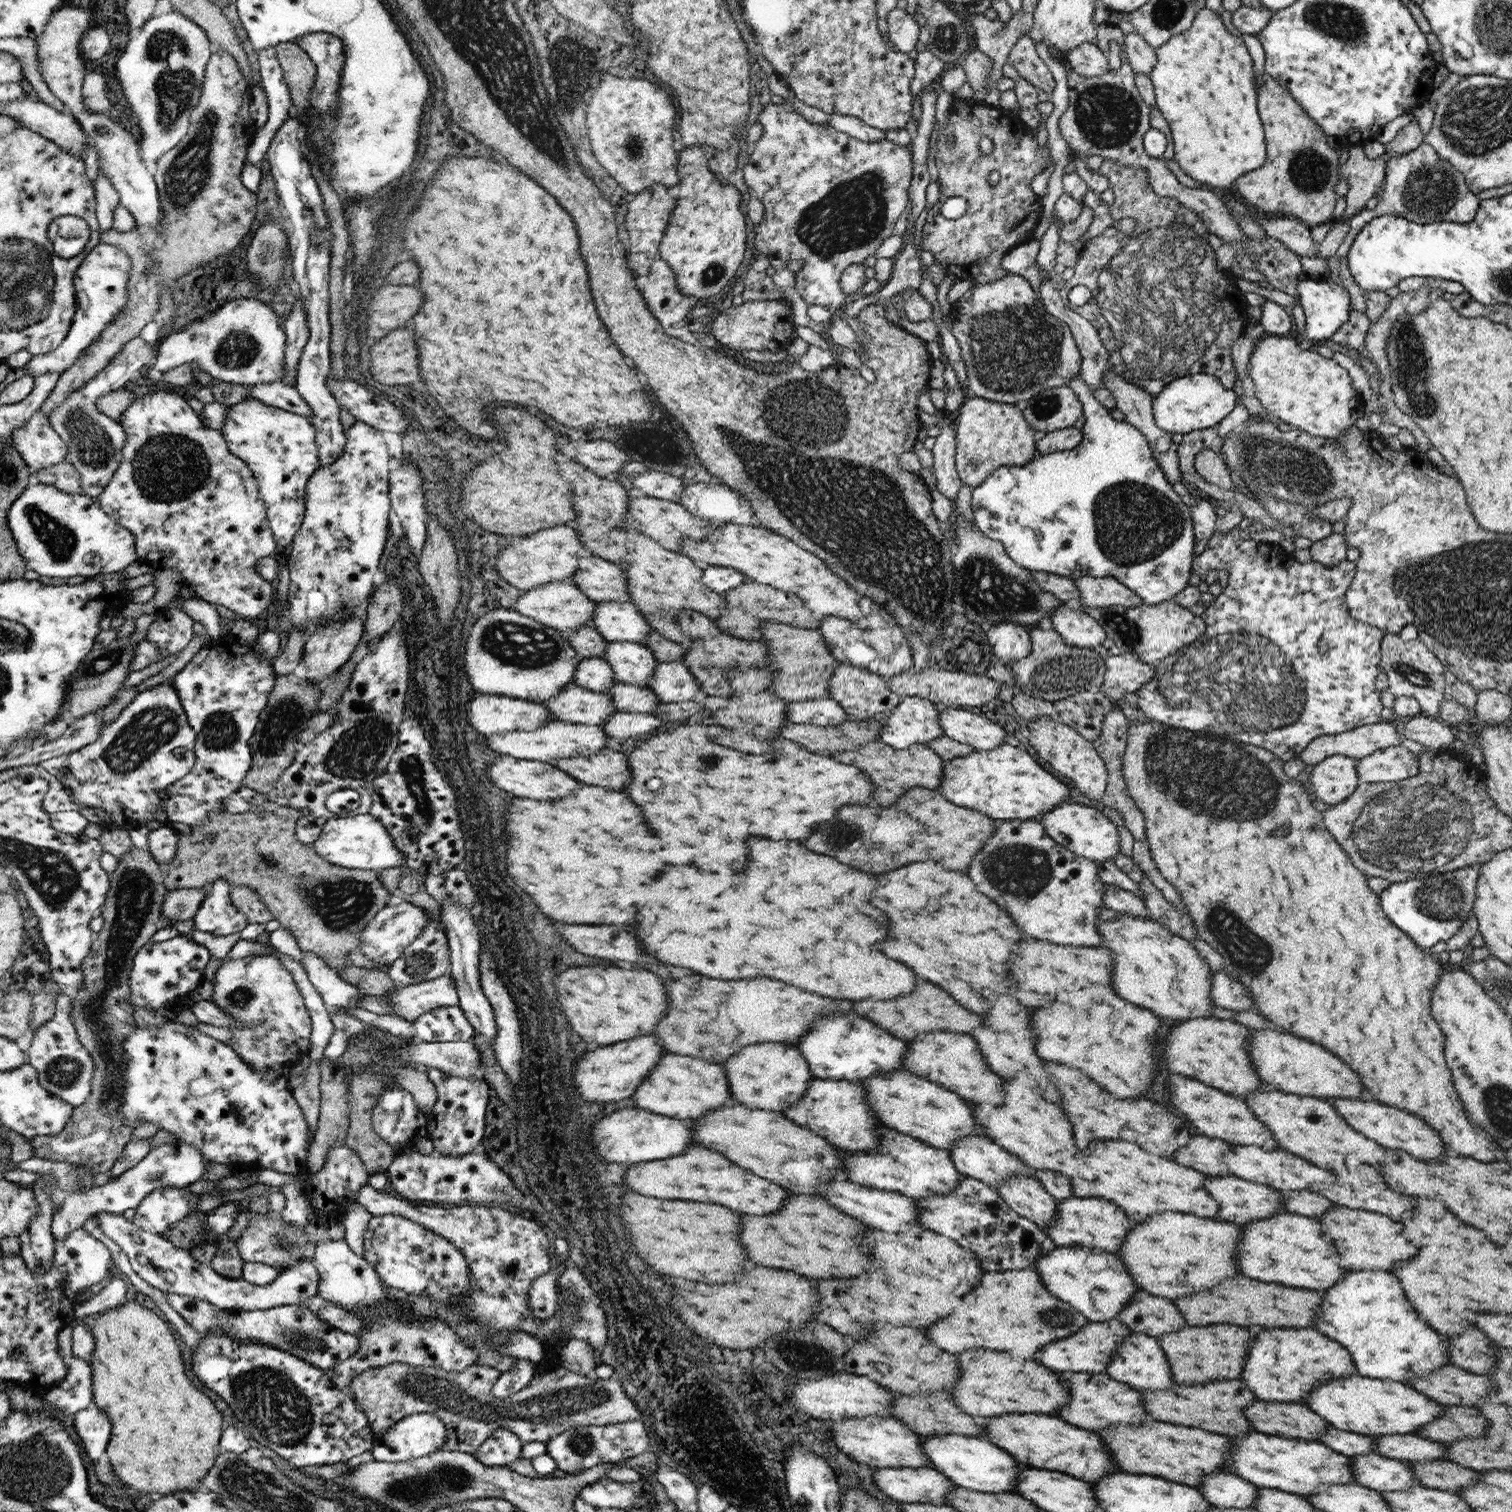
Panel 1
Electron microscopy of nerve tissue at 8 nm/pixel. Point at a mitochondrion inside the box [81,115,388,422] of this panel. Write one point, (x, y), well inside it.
(237, 350)

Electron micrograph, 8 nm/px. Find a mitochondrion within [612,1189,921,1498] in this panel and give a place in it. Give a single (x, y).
(809, 1355)

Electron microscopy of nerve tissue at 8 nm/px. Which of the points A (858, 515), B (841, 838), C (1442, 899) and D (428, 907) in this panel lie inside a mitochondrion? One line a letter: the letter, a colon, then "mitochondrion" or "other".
A: mitochondrion
B: mitochondrion
C: mitochondrion
D: other

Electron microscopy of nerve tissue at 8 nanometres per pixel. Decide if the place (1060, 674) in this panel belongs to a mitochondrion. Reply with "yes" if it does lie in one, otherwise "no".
yes

